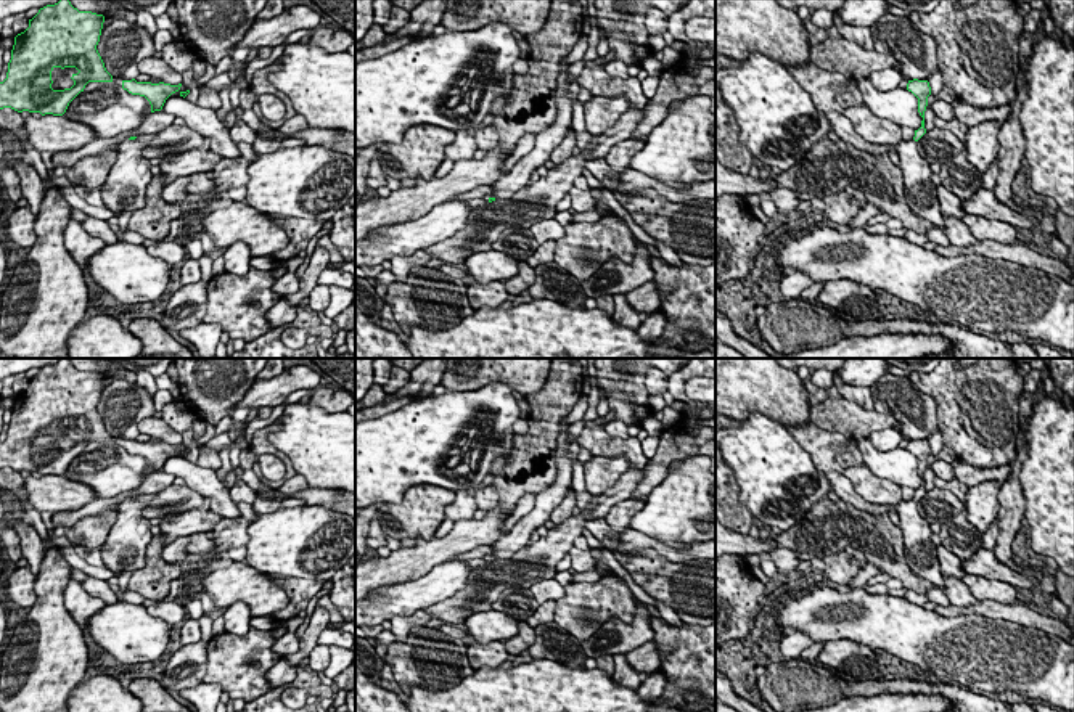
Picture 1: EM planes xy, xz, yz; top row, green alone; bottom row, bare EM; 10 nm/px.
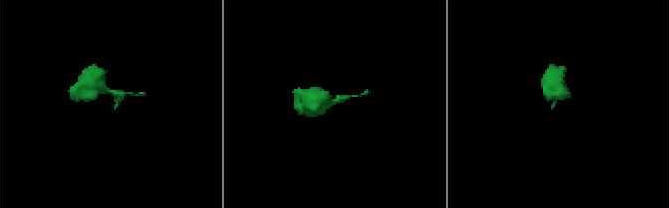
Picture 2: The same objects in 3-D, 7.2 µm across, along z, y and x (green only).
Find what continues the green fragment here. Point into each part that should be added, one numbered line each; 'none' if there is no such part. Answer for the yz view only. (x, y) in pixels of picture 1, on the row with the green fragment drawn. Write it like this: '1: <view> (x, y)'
none

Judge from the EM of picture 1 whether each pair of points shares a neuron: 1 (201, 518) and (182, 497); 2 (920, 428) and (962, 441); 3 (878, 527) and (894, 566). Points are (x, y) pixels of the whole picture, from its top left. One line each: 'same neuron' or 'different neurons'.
1: different neurons
2: different neurons
3: same neuron

